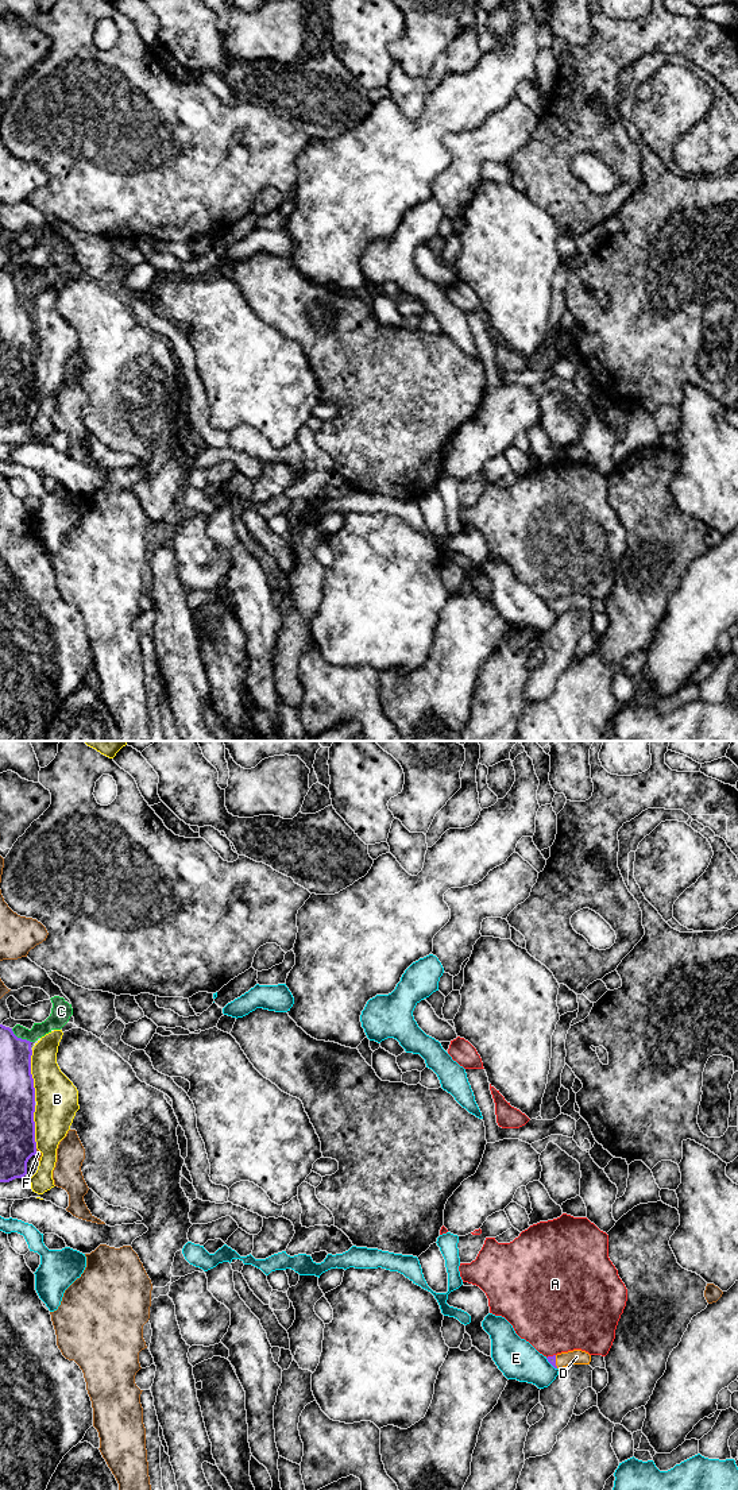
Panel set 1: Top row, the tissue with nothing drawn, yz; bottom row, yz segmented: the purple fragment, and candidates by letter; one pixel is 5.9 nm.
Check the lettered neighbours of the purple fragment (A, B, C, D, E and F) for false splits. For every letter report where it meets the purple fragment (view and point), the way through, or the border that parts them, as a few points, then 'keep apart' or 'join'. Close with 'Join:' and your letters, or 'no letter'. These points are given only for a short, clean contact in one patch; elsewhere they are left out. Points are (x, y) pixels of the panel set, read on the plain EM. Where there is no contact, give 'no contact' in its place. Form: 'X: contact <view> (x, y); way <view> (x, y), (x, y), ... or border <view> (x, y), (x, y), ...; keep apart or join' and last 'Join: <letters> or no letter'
A: contact yz (551, 601); keep apart
B: contact yz (31, 320); keep apart
C: contact yz (20, 282); keep apart
D: contact yz (555, 606); way yz (552, 603), (555, 606), (576, 601); join
E: contact yz (551, 608); keep apart
F: contact yz (35, 396); keep apart
Join: D

